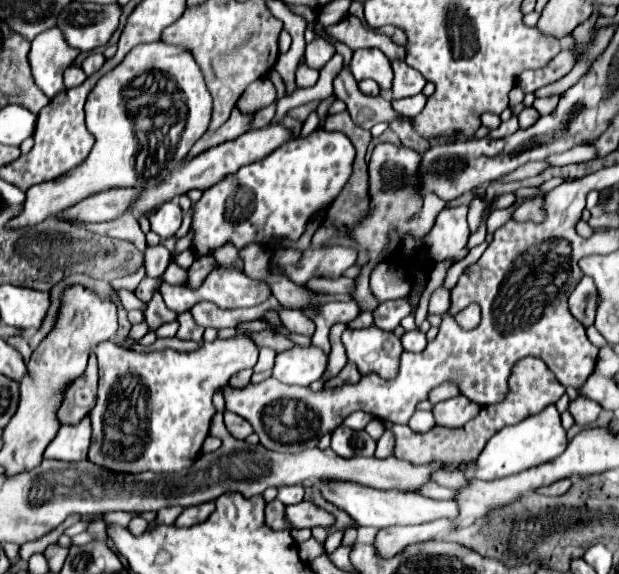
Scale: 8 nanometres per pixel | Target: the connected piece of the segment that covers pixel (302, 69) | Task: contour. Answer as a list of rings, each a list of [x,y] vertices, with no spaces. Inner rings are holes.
[[[301,64],[297,68],[297,86],[299,88],[309,88],[309,86],[313,86],[317,82],[317,76],[319,76],[317,70],[309,68],[307,64]]]

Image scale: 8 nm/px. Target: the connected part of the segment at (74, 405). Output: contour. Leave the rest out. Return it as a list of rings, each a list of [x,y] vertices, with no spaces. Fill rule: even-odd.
[[[91,354],[83,376],[77,378],[65,392],[65,400],[59,408],[59,422],[77,424],[95,406],[95,396],[97,396],[97,360],[95,354]]]

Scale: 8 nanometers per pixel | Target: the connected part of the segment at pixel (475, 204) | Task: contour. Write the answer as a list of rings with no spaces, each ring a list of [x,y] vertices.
[[[475,196],[471,202],[469,202],[469,228],[471,232],[475,232],[479,228],[479,222],[481,222],[481,214],[483,214],[483,200],[479,196]]]

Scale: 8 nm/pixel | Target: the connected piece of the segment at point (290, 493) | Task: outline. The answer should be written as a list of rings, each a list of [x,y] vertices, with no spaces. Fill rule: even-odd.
[[[283,486],[283,488],[279,488],[277,500],[281,500],[287,506],[299,504],[303,500],[303,486]]]

